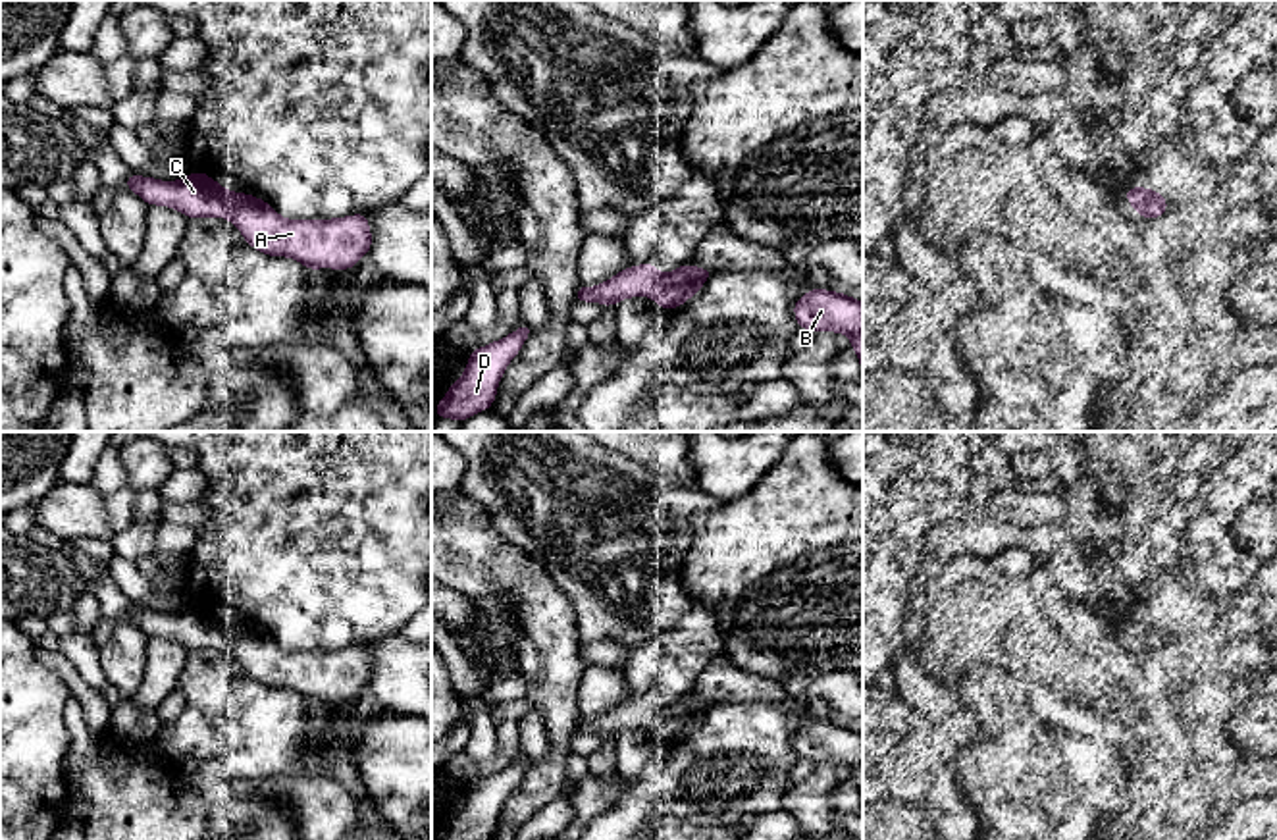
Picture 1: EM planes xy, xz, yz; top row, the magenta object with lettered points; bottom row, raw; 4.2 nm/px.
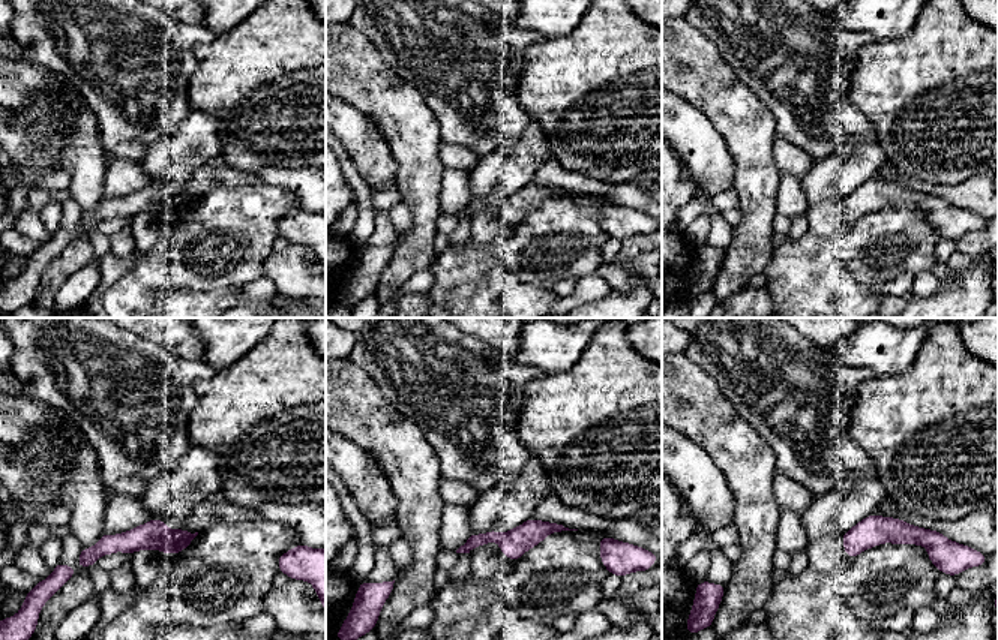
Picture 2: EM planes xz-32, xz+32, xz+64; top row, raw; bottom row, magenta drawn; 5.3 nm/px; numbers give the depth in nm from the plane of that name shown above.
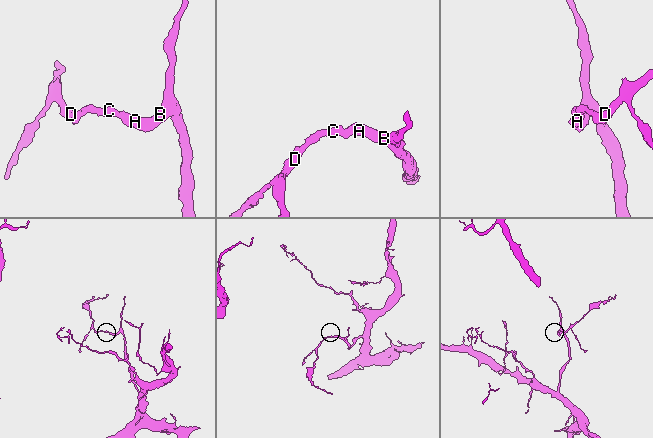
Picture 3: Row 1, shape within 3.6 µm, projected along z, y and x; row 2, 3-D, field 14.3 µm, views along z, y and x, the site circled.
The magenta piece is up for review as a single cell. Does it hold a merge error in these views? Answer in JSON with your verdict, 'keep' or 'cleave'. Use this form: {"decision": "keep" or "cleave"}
{"decision": "keep"}

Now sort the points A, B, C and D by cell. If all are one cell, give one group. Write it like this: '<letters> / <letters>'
A B C D

